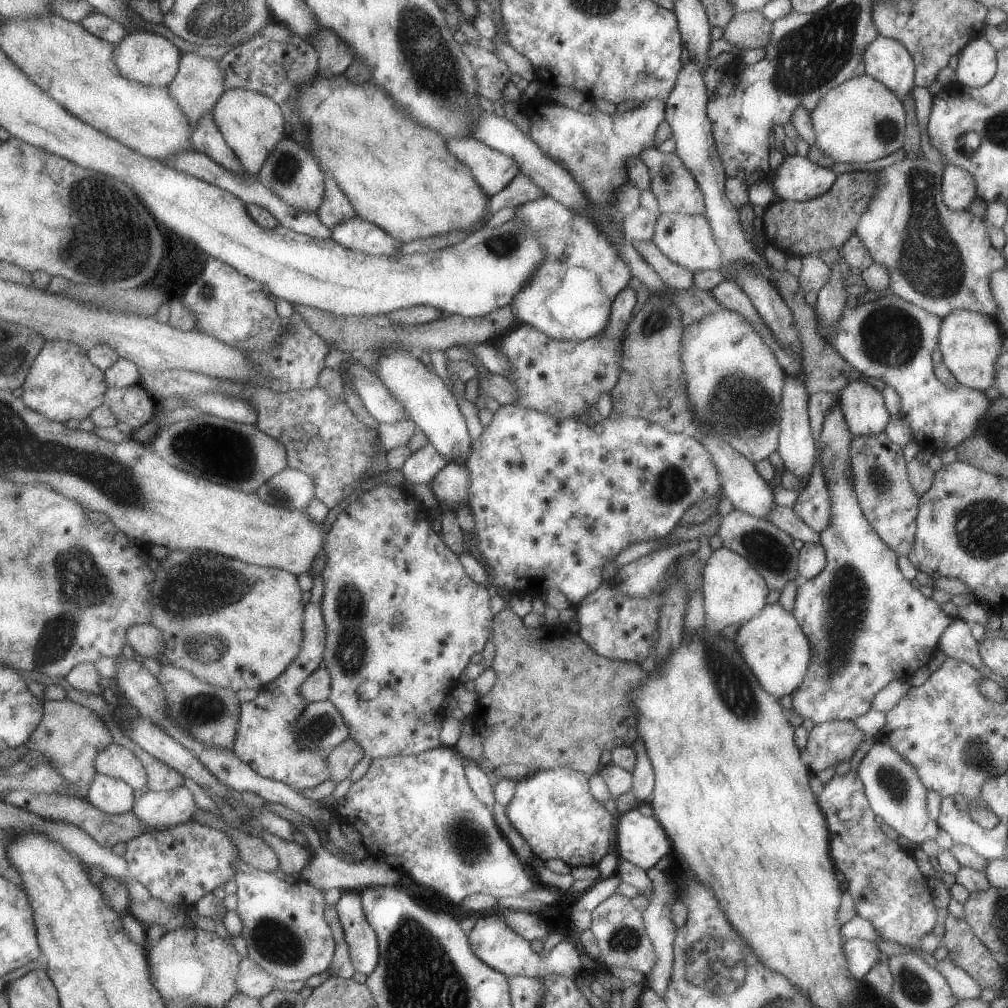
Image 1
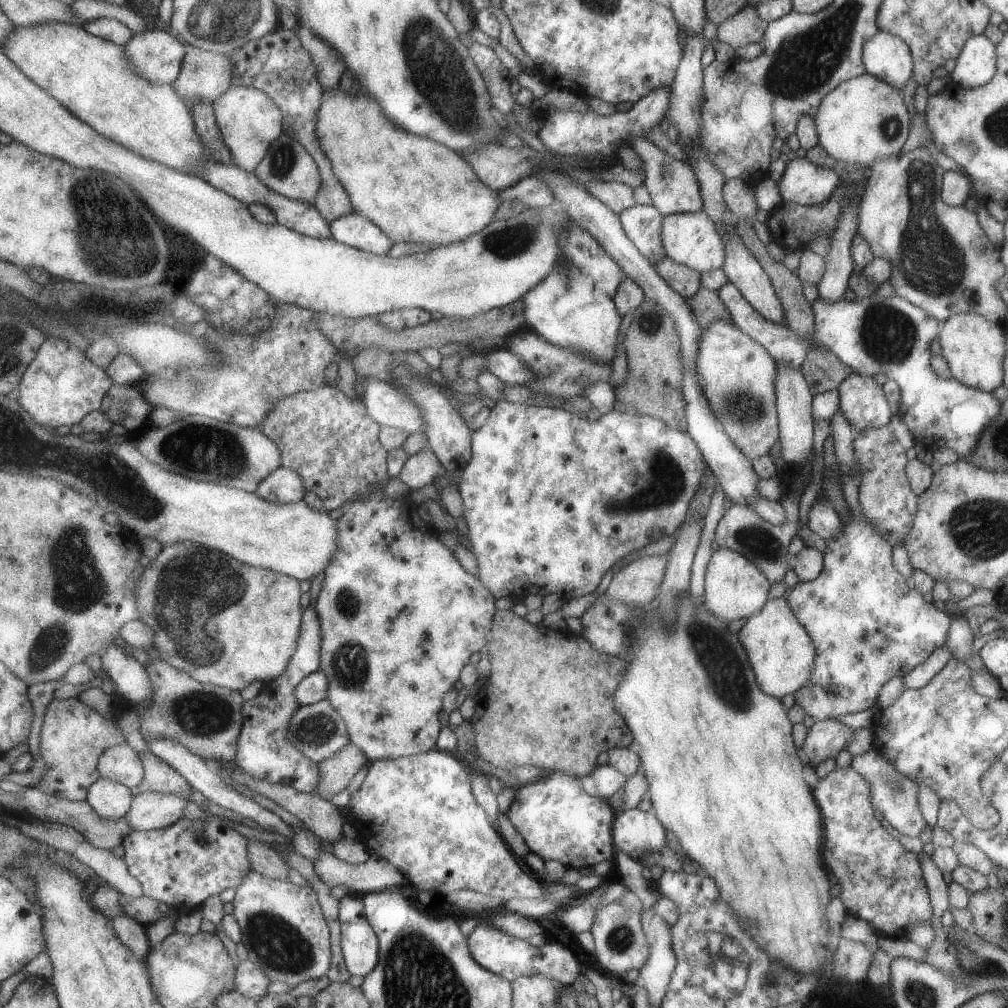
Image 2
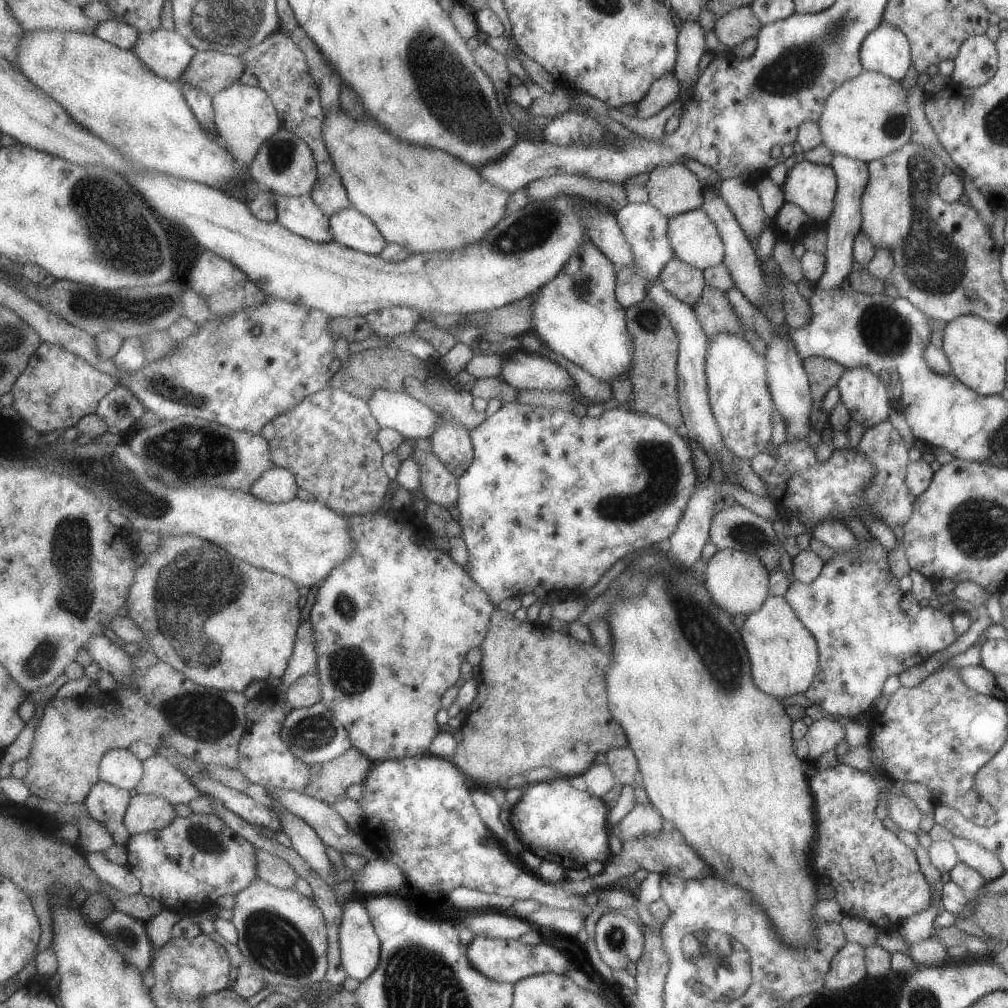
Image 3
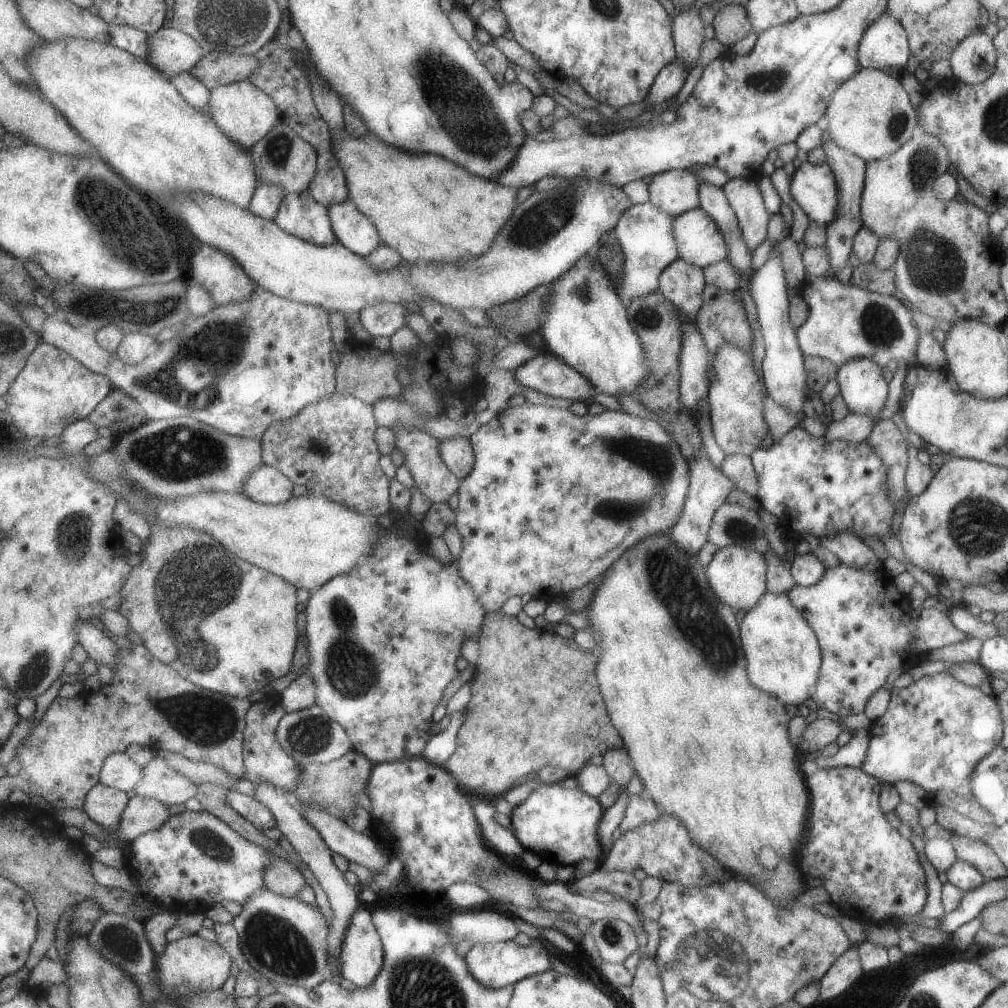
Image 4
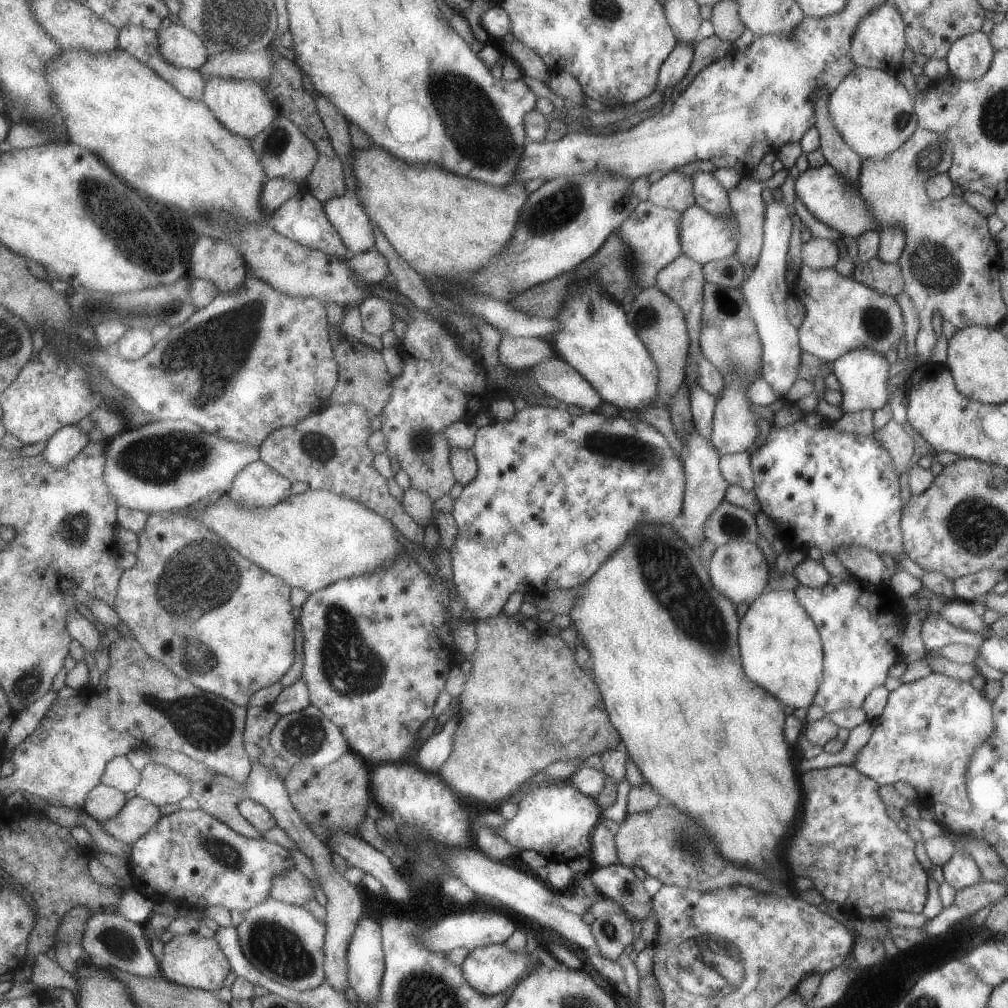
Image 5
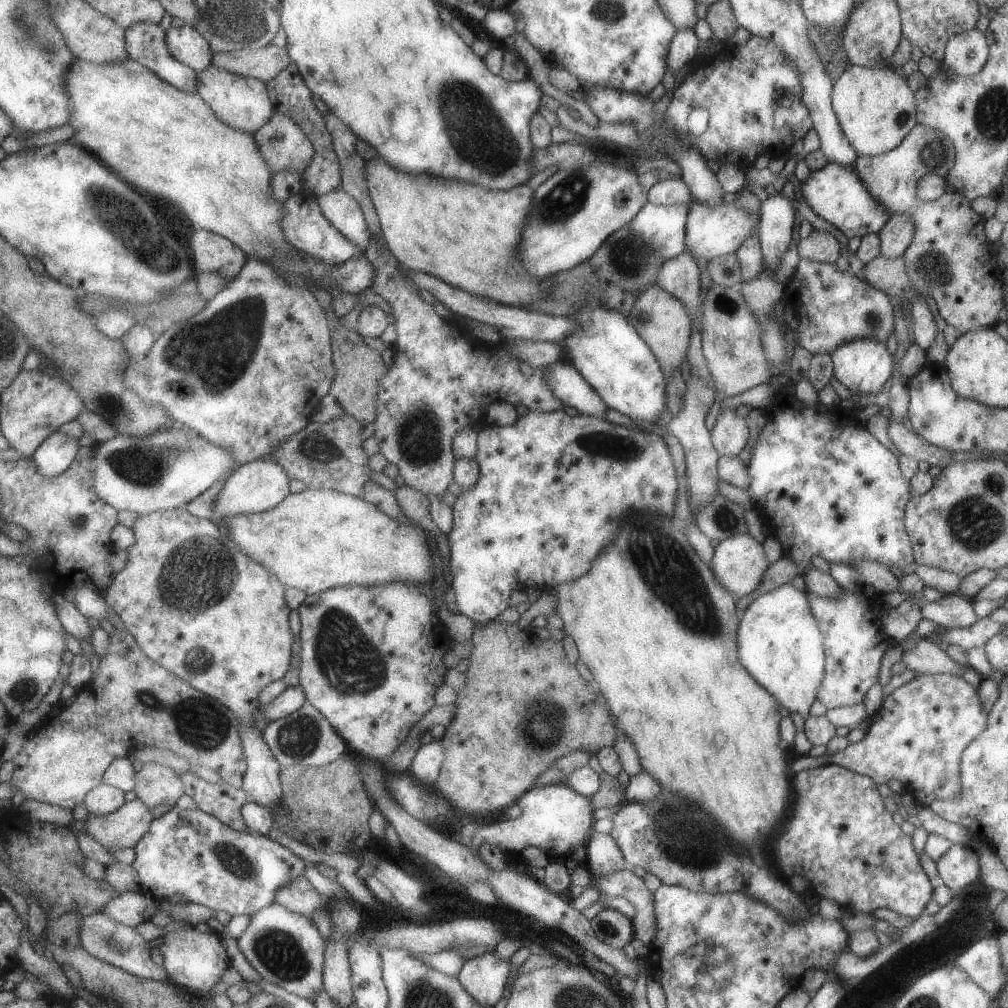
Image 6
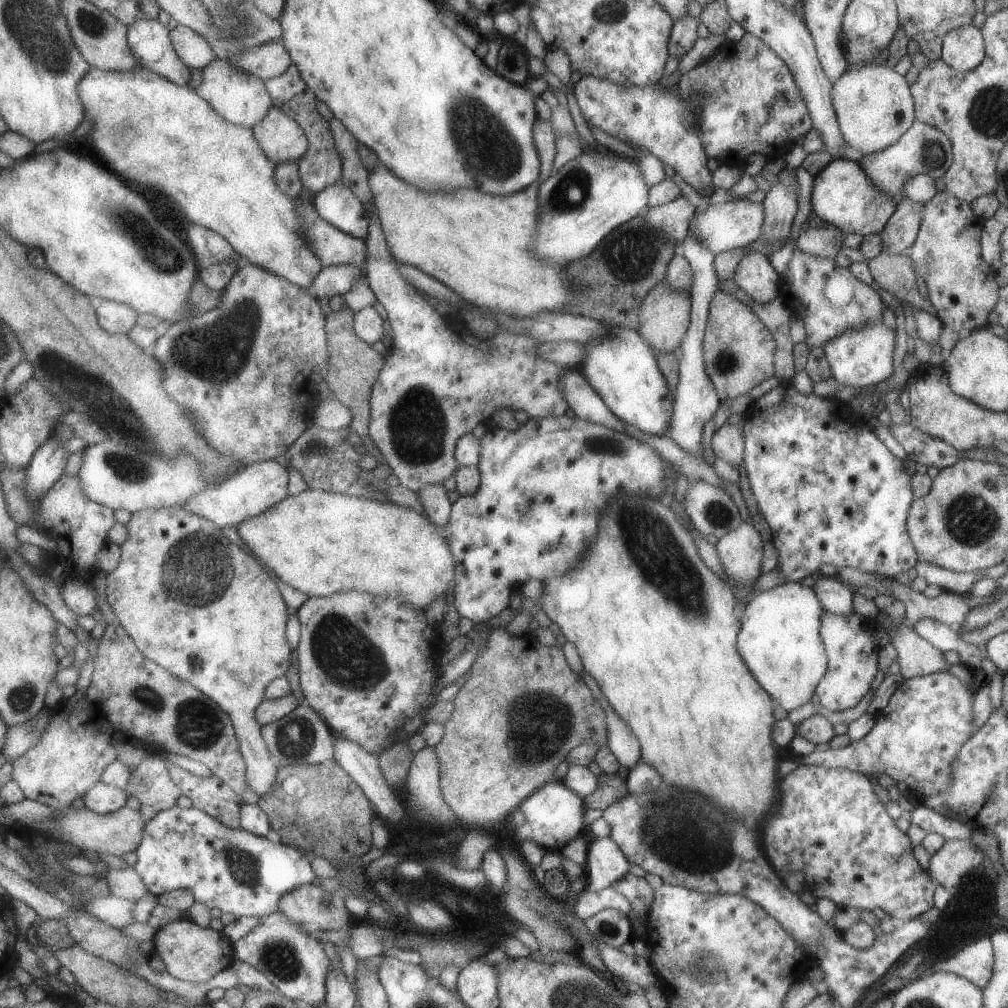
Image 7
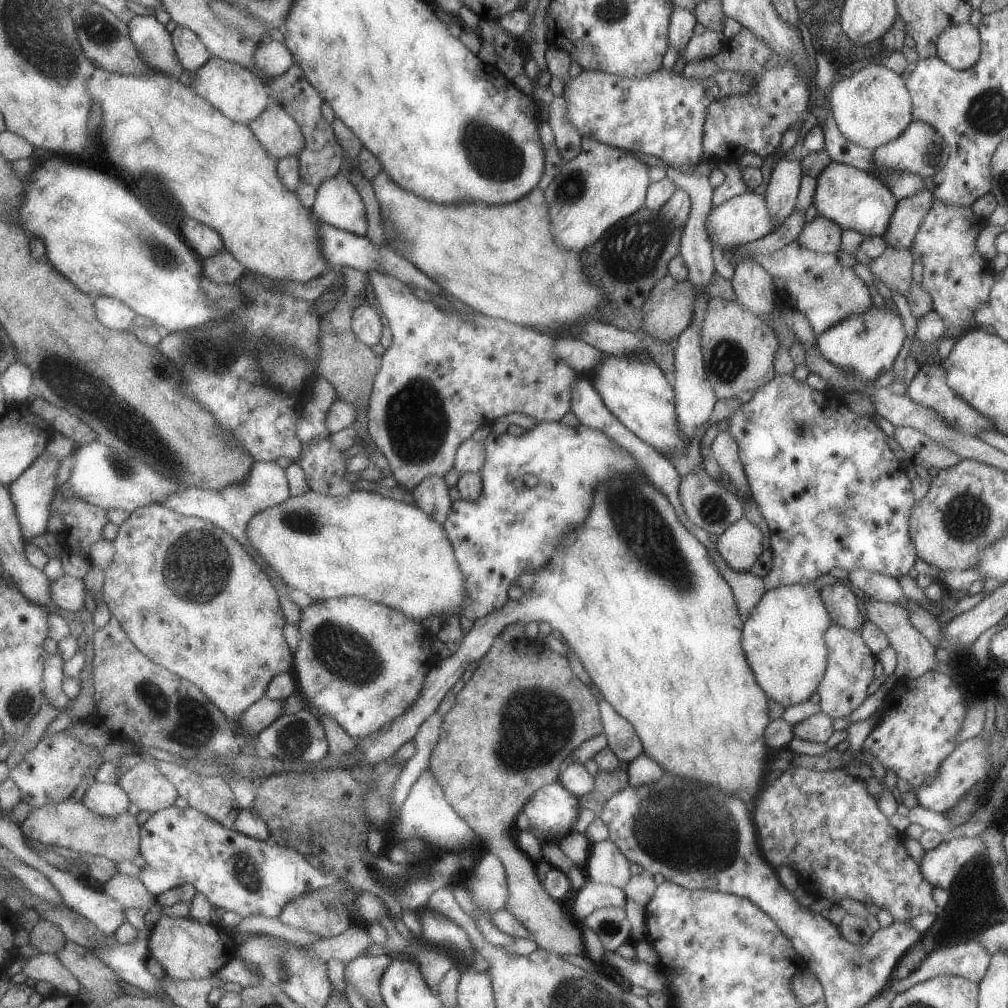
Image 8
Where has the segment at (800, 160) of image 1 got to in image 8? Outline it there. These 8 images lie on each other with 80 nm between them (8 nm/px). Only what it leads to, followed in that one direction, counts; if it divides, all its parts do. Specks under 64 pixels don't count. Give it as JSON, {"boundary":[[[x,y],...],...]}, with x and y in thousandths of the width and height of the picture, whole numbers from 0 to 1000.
{"boundary":[[[827,160],[810,179],[807,202],[812,214],[828,220],[836,228],[851,229],[858,235],[877,235],[892,198],[875,179],[848,165]]]}

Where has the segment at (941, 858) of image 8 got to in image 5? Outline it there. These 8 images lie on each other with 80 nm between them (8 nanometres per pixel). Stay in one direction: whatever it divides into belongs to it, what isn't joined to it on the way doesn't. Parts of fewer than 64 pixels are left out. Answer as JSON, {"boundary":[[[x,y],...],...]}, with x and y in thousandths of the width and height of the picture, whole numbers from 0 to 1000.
{"boundary":[[[949,843],[935,862],[938,874],[950,884],[975,873],[966,852],[954,844]]]}

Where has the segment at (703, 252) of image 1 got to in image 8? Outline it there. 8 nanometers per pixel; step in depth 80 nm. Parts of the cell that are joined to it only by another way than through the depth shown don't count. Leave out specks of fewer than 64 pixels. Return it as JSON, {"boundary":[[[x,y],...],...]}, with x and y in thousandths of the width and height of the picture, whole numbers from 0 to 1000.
{"boundary":[[[744,188],[706,205],[699,225],[705,241],[717,249],[755,237],[768,228],[767,215],[764,214],[759,195]]]}

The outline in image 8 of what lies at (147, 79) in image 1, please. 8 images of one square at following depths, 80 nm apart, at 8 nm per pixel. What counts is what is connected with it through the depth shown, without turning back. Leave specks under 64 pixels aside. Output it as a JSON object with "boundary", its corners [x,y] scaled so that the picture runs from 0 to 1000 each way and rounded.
{"boundary":[[[171,25],[177,54],[186,69],[193,72],[210,60],[211,52],[199,35],[183,25]]]}

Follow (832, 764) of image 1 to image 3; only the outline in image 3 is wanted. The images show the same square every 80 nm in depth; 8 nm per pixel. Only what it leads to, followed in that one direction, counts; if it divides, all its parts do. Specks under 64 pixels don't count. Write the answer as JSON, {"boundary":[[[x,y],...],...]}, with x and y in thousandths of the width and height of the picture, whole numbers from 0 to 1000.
{"boundary":[[[819,712],[809,714],[803,720],[798,732],[803,740],[801,755],[809,758],[815,748],[827,745],[830,738],[837,733],[837,720],[829,713]]]}

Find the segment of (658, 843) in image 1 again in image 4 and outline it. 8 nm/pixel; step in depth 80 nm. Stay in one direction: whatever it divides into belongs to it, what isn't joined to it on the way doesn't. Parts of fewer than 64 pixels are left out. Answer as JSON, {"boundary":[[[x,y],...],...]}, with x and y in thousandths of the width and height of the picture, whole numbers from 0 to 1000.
{"boundary":[[[624,788],[624,797],[614,822],[617,826],[633,821],[641,816],[648,816],[656,810],[657,804],[643,790]]]}

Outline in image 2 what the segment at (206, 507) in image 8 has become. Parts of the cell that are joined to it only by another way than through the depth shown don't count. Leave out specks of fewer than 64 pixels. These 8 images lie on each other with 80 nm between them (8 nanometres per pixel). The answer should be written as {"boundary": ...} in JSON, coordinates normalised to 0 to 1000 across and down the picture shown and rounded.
{"boundary":[[[290,463],[277,464],[255,486],[260,494],[277,501],[304,497],[306,487],[302,473]]]}

